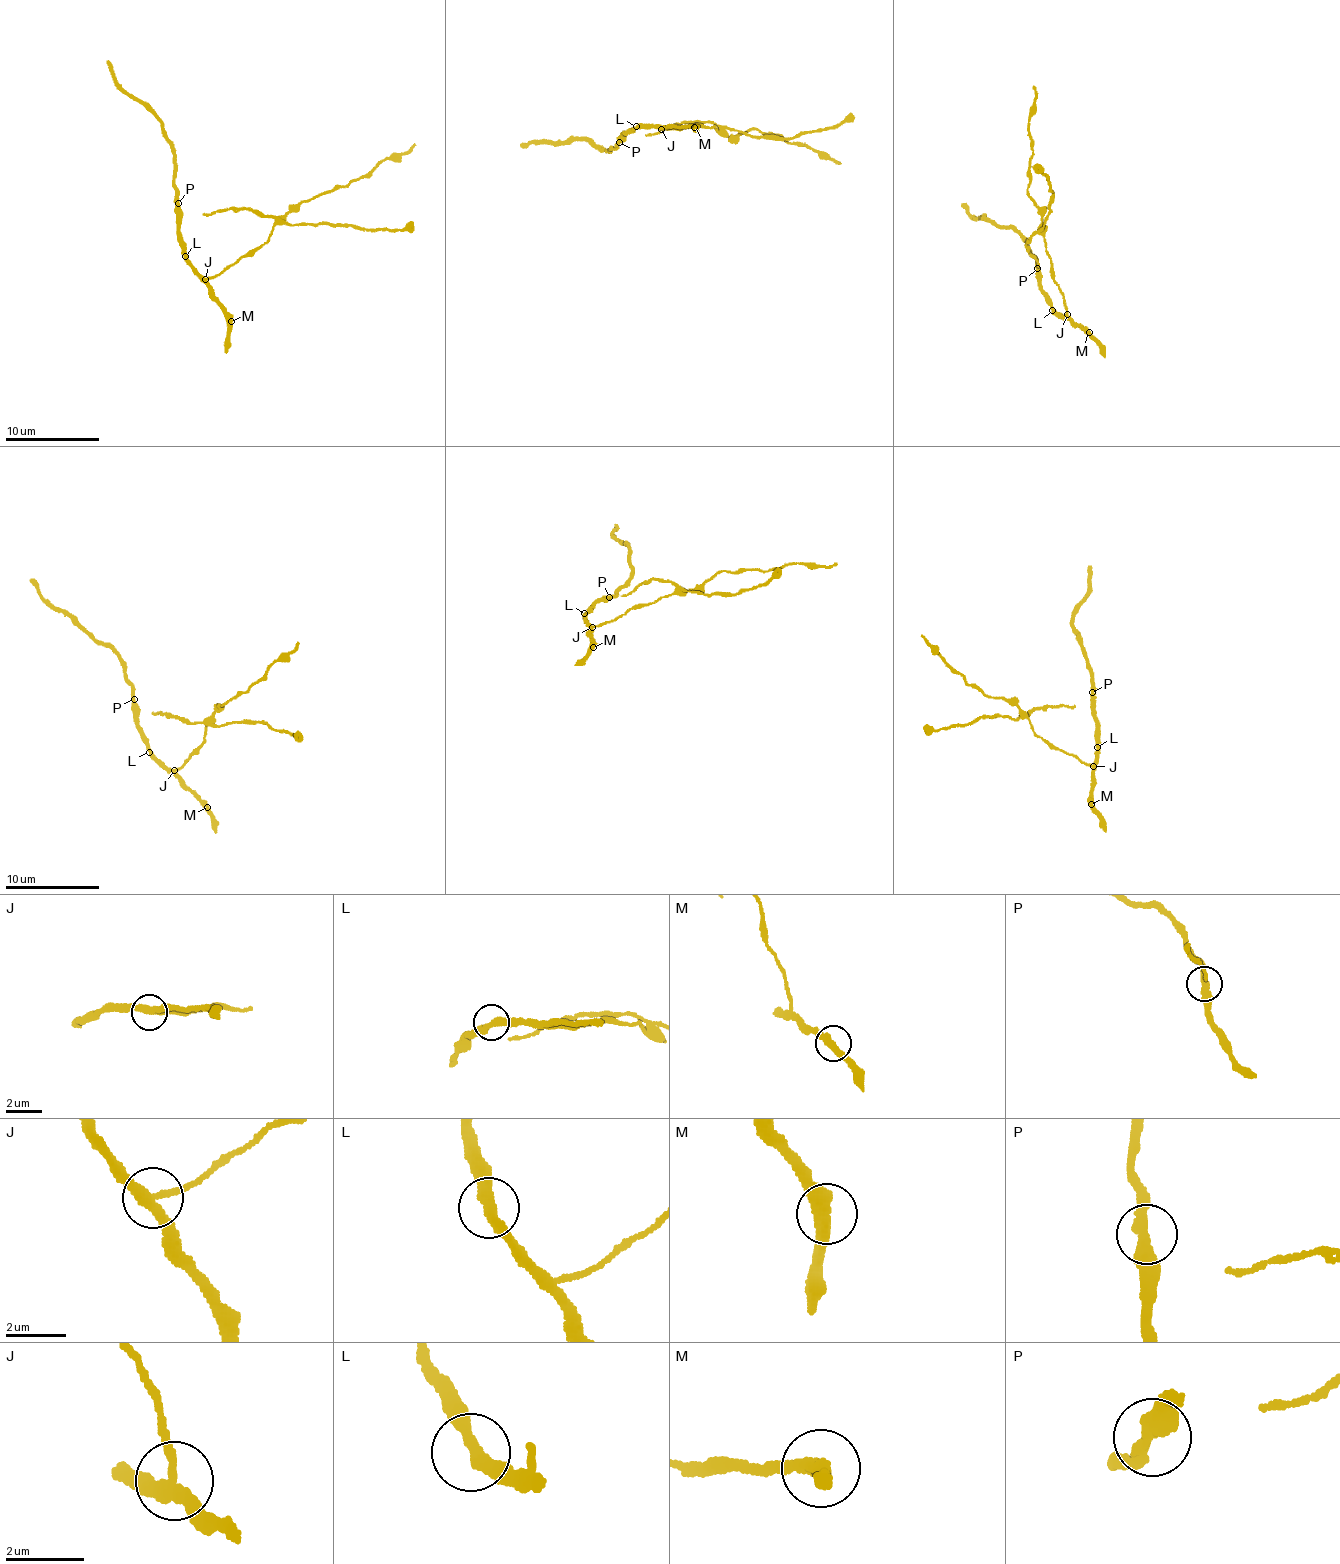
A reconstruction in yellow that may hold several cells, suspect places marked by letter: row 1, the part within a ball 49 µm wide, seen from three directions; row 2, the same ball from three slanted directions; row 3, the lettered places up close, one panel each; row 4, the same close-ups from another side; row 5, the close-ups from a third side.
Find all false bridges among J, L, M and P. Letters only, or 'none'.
J

